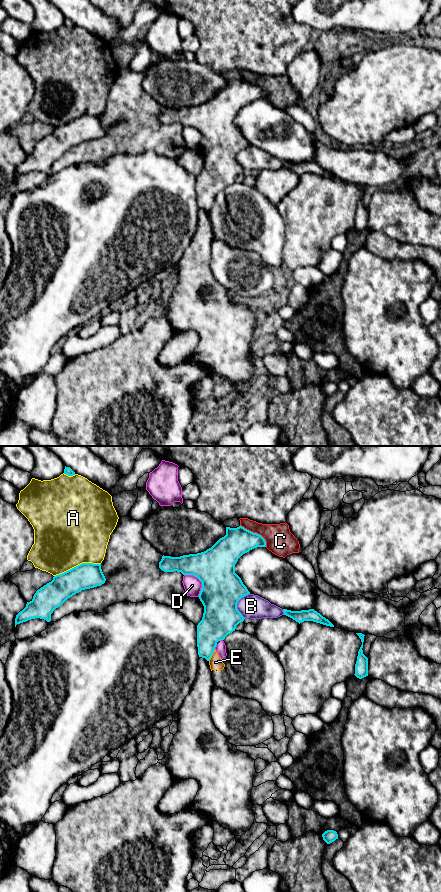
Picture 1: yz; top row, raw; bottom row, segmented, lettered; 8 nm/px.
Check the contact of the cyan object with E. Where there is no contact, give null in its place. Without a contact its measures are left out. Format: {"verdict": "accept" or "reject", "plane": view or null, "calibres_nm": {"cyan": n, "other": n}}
{"verdict": "reject", "plane": "yz", "calibres_nm": {"cyan": 240, "other": 110}}

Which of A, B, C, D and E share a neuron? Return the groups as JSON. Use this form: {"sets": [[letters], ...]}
{"sets": [["A"], ["B"], ["C"], ["D", "E"]]}

